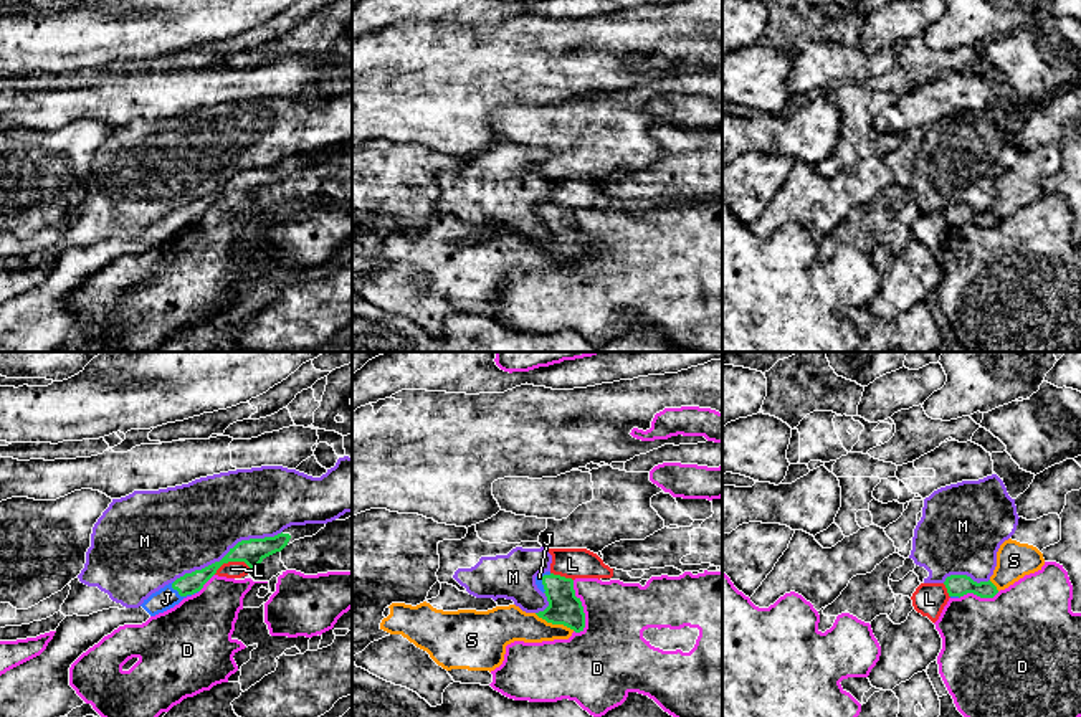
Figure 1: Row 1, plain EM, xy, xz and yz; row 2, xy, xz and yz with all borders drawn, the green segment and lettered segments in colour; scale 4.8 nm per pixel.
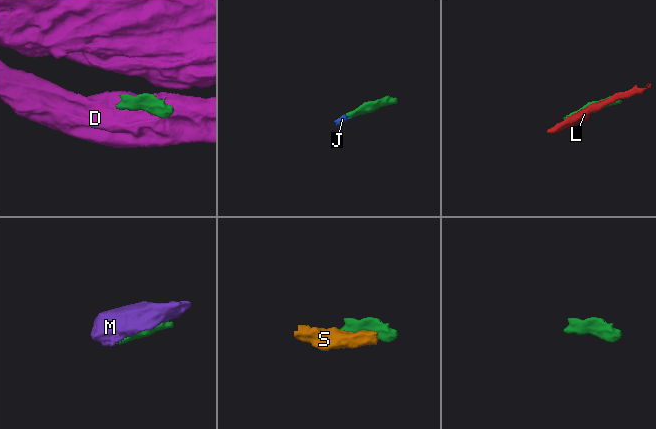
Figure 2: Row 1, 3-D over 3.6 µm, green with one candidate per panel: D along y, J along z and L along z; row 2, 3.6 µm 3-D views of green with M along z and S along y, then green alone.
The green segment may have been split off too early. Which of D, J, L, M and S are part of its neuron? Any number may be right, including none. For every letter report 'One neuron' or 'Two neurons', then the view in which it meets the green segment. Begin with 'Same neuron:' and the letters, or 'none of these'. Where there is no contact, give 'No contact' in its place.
Same neuron: J
D: Two neurons. Touches green in xz
J: One neuron. Touches green in xy
L: Two neurons. Touches green in xy
M: Two neurons. Touches green in xy
S: Two neurons. Touches green in xz

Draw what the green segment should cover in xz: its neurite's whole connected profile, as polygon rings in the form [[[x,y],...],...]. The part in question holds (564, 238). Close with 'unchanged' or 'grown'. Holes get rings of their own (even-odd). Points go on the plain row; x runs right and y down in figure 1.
[[[550,202],[536,207],[537,218],[547,226],[549,236],[536,243],[552,254],[564,254],[575,263],[585,258],[585,243],[580,228],[575,226],[574,210]]] | grown

